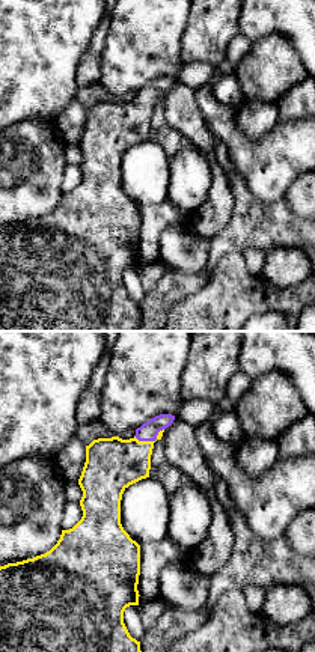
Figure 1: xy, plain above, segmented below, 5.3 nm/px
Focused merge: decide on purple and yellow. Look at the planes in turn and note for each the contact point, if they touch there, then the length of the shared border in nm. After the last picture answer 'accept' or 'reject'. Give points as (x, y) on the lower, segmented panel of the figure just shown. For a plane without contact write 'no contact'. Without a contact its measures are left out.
contact (149, 440); length 170 nm

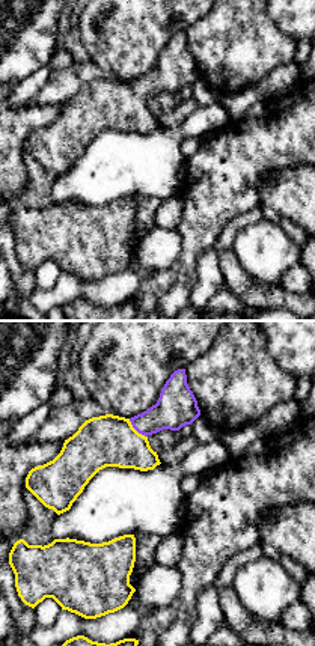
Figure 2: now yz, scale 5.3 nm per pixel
contact (136, 429); length 140 nm

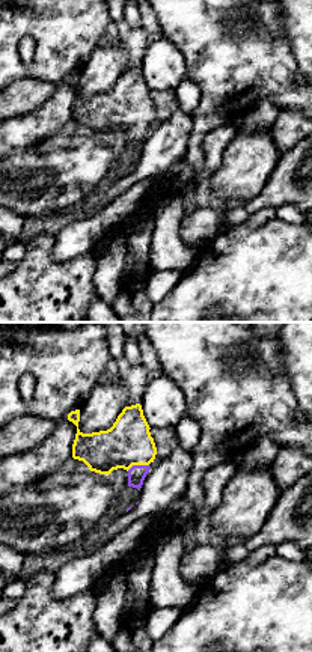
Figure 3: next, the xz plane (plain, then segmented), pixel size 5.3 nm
contact (137, 466); length 120 nm

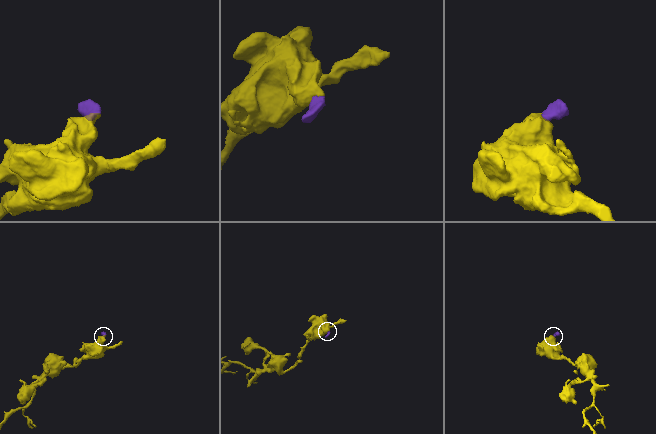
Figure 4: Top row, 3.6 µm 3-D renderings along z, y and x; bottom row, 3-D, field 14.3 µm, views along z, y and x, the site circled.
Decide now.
accept

